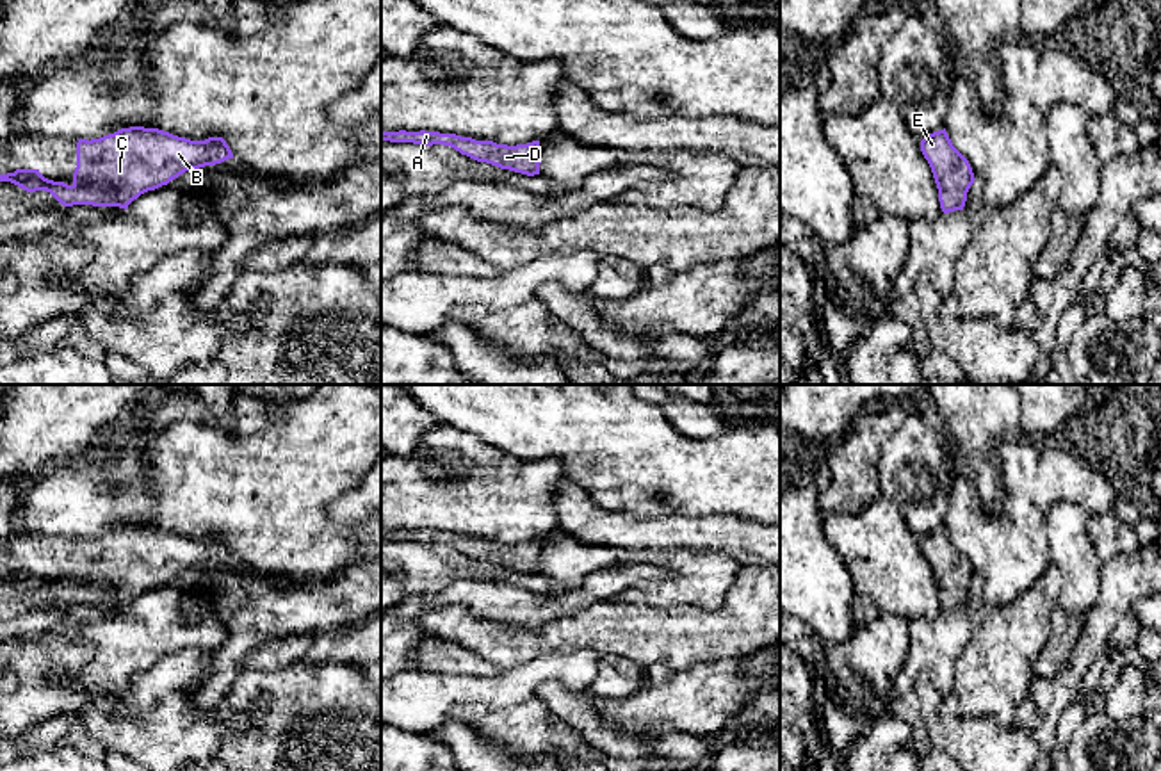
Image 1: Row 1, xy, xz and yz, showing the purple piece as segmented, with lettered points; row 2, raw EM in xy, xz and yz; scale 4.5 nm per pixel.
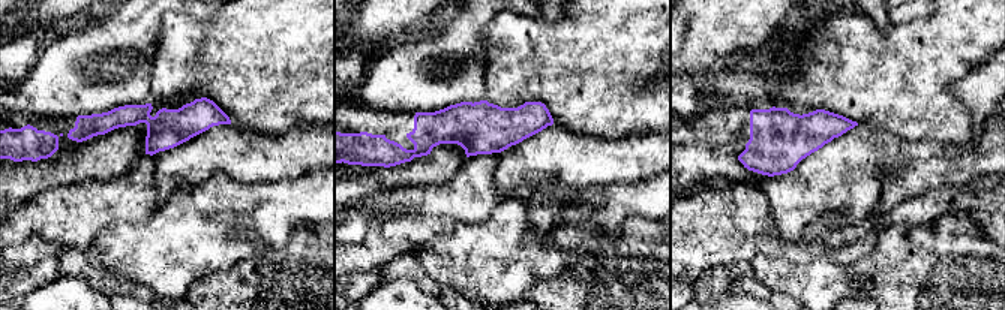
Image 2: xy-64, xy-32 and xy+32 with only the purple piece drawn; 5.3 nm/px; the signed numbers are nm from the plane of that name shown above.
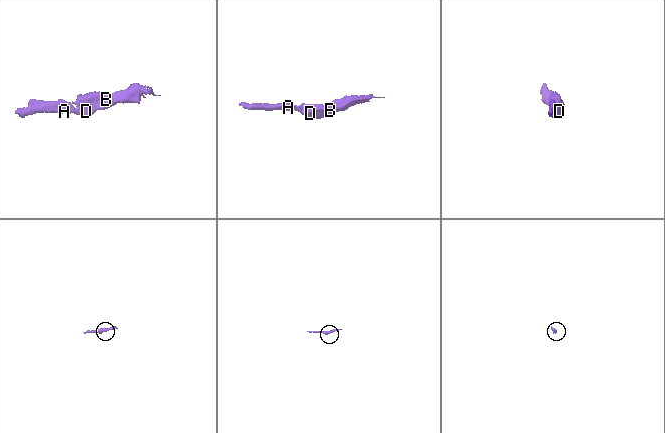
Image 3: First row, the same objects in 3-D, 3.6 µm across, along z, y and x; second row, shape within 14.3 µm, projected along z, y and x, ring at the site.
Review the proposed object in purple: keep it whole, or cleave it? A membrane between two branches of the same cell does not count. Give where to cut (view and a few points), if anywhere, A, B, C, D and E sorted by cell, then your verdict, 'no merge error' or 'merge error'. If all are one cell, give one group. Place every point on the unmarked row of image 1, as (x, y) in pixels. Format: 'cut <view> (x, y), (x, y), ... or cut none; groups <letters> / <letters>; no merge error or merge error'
cut none; groups A B C D E; no merge error

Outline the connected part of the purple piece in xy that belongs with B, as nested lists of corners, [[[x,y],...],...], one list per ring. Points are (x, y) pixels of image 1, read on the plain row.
[[[130,525],[100,538],[78,538],[73,582],[45,577],[39,568],[0,573],[27,591],[46,589],[61,604],[119,605],[167,584],[185,570],[215,564],[233,552],[223,536],[191,540],[158,527]]]

